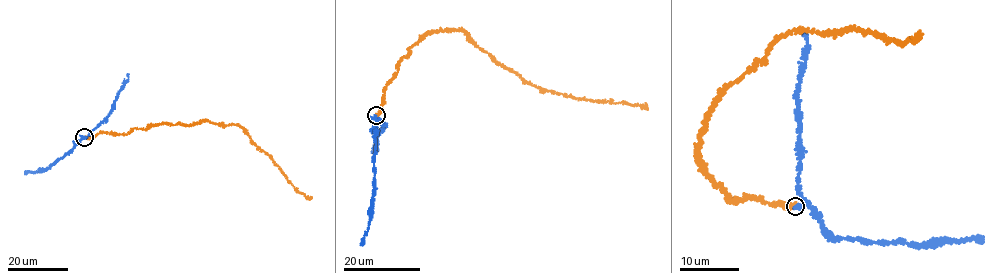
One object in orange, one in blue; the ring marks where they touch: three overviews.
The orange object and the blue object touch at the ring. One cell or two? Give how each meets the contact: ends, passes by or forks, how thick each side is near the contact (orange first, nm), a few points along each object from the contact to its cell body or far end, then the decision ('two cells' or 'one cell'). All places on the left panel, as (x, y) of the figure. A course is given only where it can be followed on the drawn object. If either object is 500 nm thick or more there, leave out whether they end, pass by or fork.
orange ends there; blue passes by; 240 nm thick on the orange side, 200 nm on the other; orange runs (84, 137), (164, 123), (235, 125), (272, 157), (297, 191), (312, 197); blue runs (84, 137), (43, 171), (24, 171); one cell

